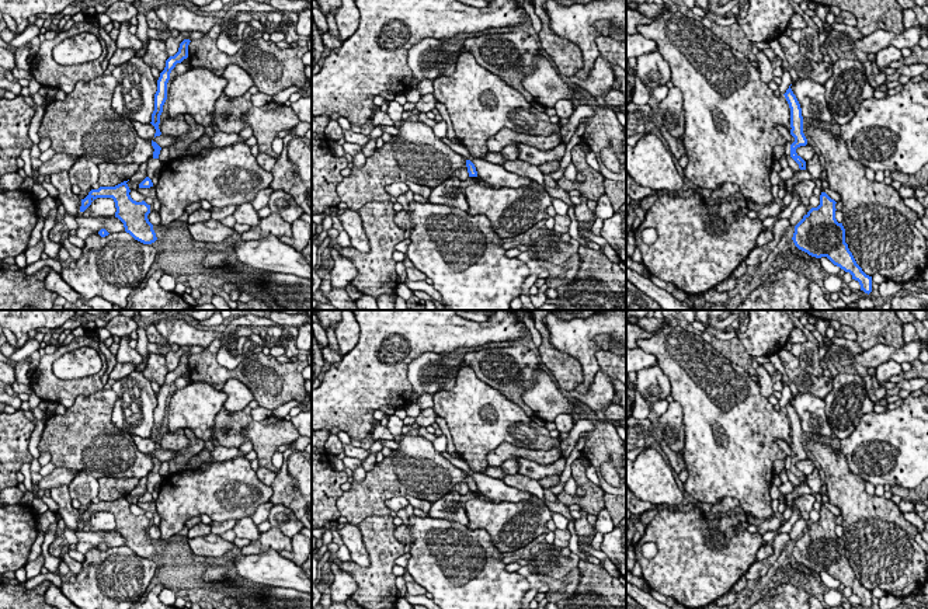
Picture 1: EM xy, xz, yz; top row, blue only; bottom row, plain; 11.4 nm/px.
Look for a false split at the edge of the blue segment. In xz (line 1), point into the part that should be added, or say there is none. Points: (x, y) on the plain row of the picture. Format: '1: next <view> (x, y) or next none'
1: next none

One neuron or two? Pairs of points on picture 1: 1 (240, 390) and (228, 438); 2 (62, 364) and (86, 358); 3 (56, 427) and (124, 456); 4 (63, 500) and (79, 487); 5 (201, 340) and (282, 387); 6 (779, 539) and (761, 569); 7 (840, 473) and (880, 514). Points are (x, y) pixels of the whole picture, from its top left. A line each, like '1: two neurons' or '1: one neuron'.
1: two neurons
2: one neuron
3: one neuron
4: two neurons
5: two neurons
6: one neuron
7: one neuron

